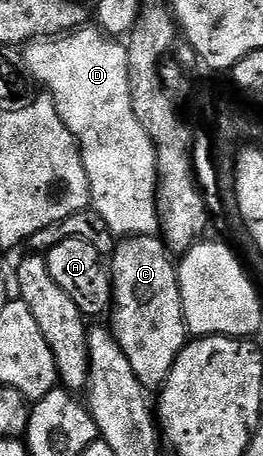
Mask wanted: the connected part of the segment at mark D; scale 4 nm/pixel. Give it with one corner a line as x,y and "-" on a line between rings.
84,27
58,37
36,39
30,42
22,53
23,61
27,64
26,72
32,78
35,76
48,89
44,90
49,94
65,127
69,127
75,142
83,152
94,212
99,213
101,219
105,219
105,223
109,223
109,231
113,231
116,238
149,237
158,234
159,152
156,151
145,127
141,127
133,111
133,99
129,91
126,44
120,43
98,27

